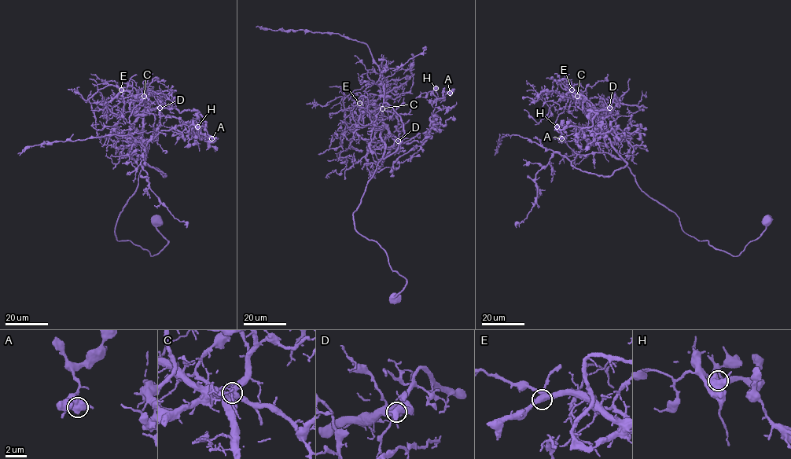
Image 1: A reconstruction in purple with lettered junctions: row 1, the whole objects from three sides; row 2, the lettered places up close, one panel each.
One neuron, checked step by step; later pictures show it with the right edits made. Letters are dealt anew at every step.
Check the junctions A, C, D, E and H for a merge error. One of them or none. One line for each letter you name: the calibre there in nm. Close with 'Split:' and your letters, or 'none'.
C: 600 nm thick
Split: C

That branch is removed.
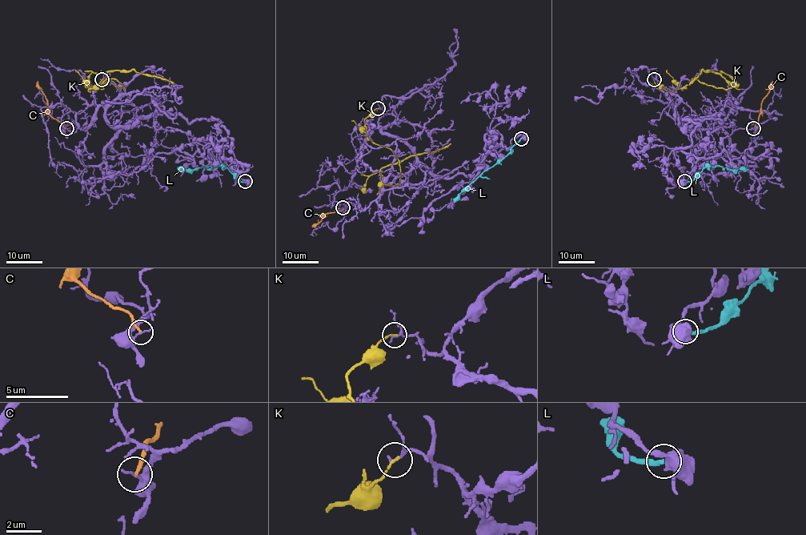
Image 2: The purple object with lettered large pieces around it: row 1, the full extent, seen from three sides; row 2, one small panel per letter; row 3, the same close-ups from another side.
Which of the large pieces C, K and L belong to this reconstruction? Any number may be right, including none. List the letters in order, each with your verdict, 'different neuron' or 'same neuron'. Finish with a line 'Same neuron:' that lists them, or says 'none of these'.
C: different neuron
K: different neuron
L: different neuron
Same neuron: none of these

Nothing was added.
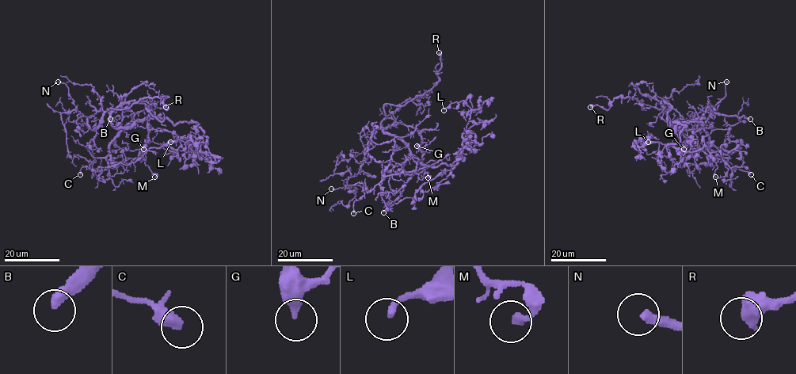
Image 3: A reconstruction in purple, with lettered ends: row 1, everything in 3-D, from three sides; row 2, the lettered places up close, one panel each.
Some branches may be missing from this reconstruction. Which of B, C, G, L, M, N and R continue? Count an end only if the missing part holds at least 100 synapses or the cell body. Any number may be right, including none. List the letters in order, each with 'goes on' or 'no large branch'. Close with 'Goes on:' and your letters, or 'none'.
B: goes on
C: no large branch
G: no large branch
L: no large branch
M: no large branch
N: no large branch
R: no large branch
Goes on: B

